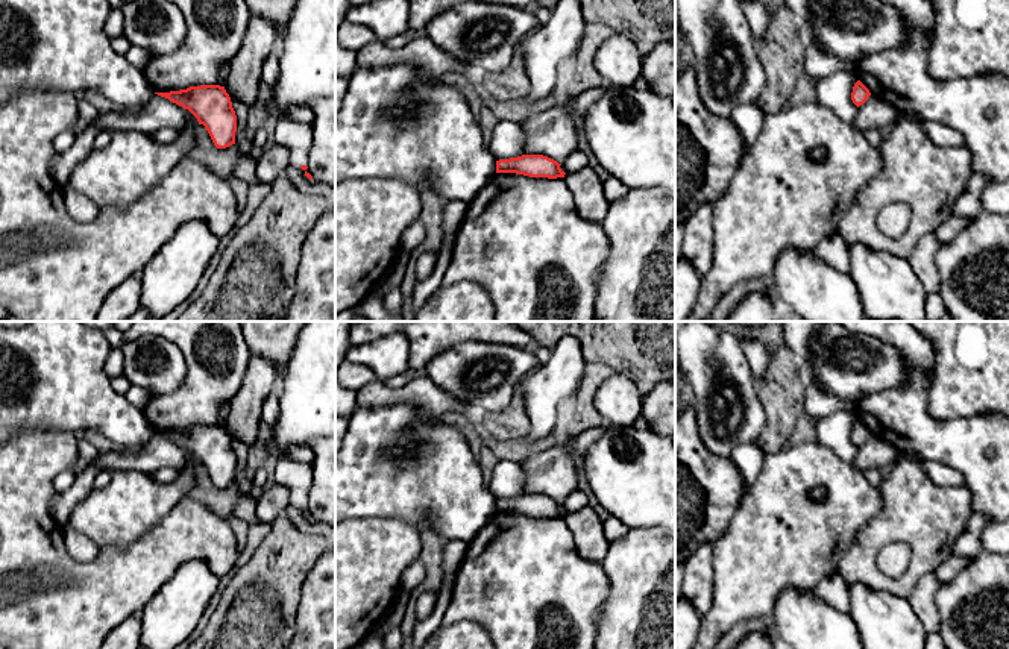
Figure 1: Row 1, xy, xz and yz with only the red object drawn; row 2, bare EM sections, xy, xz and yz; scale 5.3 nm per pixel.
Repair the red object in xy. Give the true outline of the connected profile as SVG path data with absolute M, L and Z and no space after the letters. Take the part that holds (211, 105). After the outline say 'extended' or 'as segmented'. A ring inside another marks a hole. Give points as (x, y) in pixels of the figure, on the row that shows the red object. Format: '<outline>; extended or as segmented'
M200 85L181 91L155 92L188 109L208 130L217 149L235 144L237 115L225 86Z; as segmented

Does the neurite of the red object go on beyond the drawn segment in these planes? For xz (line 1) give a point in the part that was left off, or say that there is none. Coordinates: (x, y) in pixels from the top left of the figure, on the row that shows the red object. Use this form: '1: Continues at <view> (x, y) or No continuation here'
1: No continuation here

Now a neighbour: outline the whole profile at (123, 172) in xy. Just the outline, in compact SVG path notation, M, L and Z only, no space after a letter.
M190 120L171 143L158 143L149 133L114 132L106 147L90 149L64 190L74 190L100 208L127 208L188 156L196 127Z

